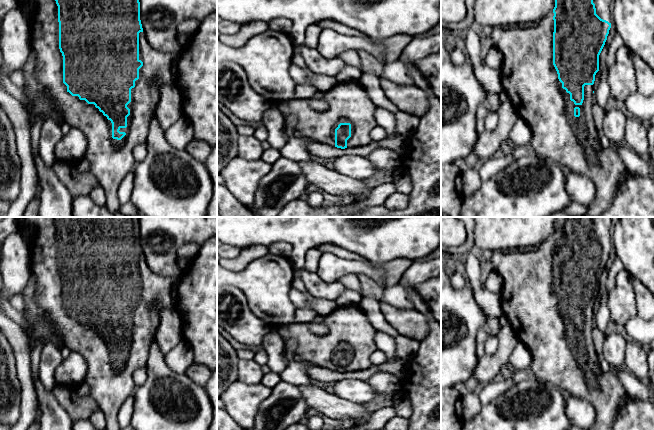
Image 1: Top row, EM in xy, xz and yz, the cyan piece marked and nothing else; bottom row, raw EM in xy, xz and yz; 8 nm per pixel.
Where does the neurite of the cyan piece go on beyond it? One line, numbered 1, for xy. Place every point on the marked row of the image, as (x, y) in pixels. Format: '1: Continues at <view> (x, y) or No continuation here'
1: Continues at xy (110, 160)

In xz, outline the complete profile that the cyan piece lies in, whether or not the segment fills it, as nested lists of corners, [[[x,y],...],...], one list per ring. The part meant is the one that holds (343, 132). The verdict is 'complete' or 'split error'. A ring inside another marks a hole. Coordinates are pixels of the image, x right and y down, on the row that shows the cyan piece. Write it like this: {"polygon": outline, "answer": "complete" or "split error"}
{"polygon": [[[358,81],[336,83],[331,89],[323,92],[322,99],[328,105],[325,110],[313,110],[309,105],[309,99],[294,98],[285,102],[273,102],[272,108],[278,109],[285,117],[295,115],[295,130],[318,143],[345,149],[364,146],[372,141],[370,133],[377,126],[374,116],[377,106]]], "answer": "split error"}

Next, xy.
{"polygon": [[[17,0],[21,4],[29,4],[33,10],[29,20],[30,43],[35,51],[37,66],[35,76],[43,89],[38,95],[38,99],[52,102],[49,111],[55,111],[61,122],[66,122],[73,128],[80,130],[87,139],[87,149],[84,157],[89,161],[91,173],[96,177],[100,186],[106,194],[106,208],[111,213],[119,213],[120,202],[118,200],[118,187],[122,179],[134,170],[136,165],[133,149],[142,143],[146,143],[149,134],[150,121],[155,114],[160,97],[160,89],[165,85],[174,83],[176,63],[178,53],[161,52],[154,49],[146,39],[140,20],[139,0]]], "answer": "split error"}

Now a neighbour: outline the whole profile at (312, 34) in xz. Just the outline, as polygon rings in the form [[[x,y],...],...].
[[[313,26],[309,27],[307,31],[305,32],[305,42],[304,45],[310,48],[317,48],[318,46],[318,40],[319,40],[319,35],[321,33],[320,28]]]

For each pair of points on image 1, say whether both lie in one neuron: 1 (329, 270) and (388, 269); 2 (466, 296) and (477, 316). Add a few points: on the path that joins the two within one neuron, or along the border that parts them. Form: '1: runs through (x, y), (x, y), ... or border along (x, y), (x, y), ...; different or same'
1: border along (369, 263), (382, 271), (384, 284); different
2: runs through (466, 301), (466, 305), (472, 311); same

